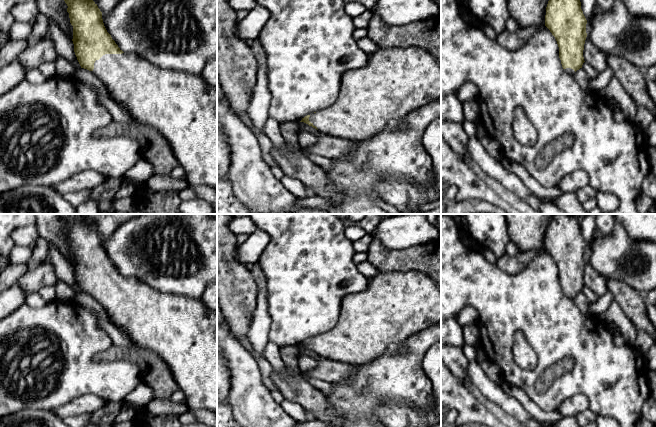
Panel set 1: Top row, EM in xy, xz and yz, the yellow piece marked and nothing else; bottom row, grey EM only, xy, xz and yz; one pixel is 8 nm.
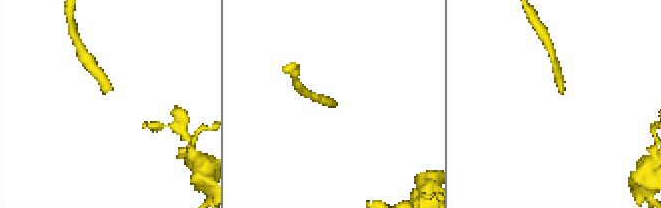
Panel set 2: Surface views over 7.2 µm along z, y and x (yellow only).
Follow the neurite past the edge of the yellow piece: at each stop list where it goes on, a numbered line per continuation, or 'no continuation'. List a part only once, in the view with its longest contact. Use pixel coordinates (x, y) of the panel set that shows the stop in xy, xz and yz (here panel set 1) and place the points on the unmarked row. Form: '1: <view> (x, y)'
1: xy (182, 331)

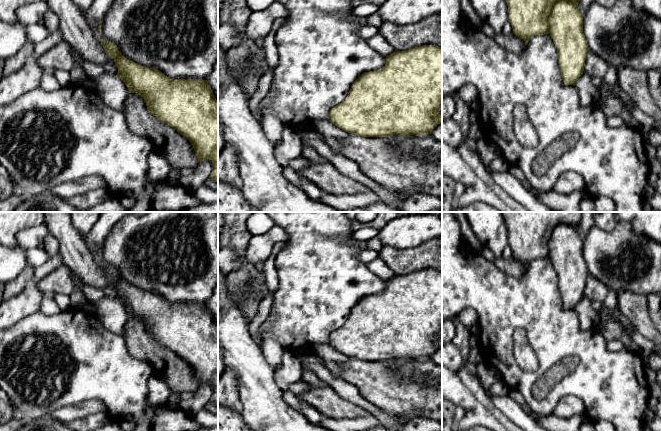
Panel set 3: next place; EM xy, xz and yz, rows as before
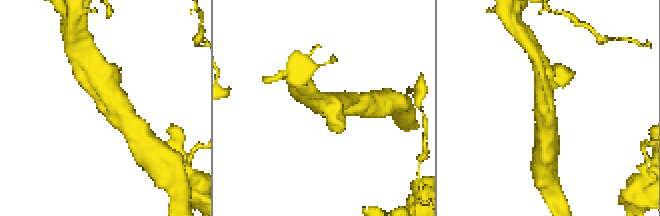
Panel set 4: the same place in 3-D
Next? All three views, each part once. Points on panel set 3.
no continuation

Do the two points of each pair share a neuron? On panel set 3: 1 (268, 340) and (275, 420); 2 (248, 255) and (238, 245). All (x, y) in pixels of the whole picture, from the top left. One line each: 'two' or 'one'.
1: two
2: two

